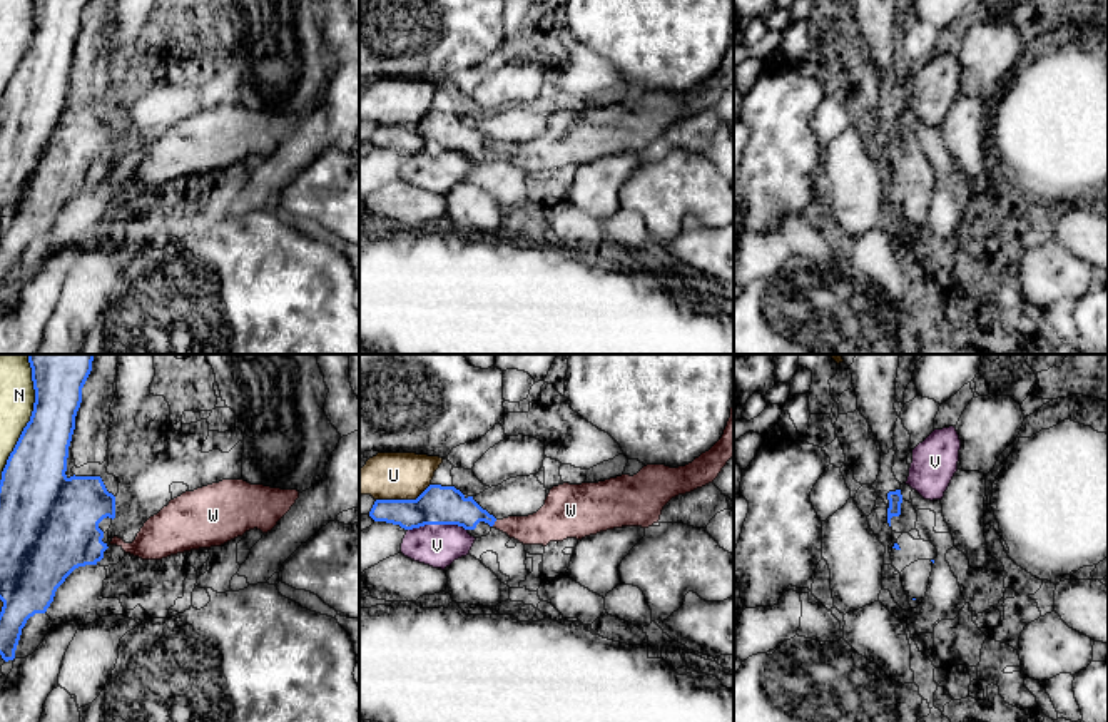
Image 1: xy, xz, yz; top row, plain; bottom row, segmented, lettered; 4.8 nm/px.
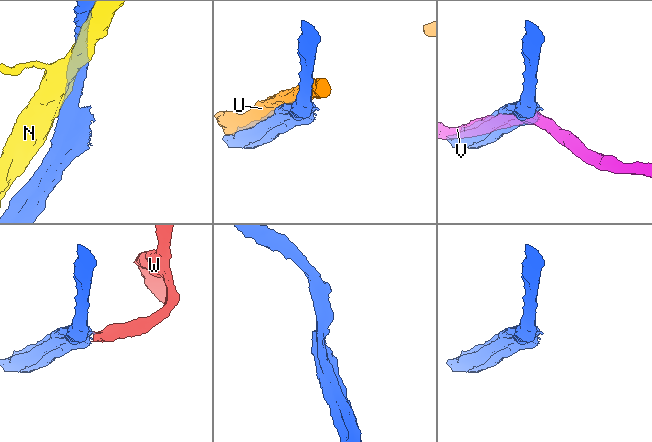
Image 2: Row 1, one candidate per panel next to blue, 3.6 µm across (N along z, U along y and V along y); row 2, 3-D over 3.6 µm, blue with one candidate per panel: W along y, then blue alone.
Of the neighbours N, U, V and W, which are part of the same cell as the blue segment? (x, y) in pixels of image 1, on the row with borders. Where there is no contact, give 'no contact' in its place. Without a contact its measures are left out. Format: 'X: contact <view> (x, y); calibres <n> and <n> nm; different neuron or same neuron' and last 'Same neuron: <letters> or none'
N: contact xy (30, 418); calibres 280 and 170 nm; different neuron
U: contact xz (403, 500); calibres 190 and 220 nm; different neuron
V: contact xz (437, 523); calibres 190 and 200 nm; different neuron
W: contact xz (493, 523); calibres 190 and 160 nm; same neuron
Same neuron: W

